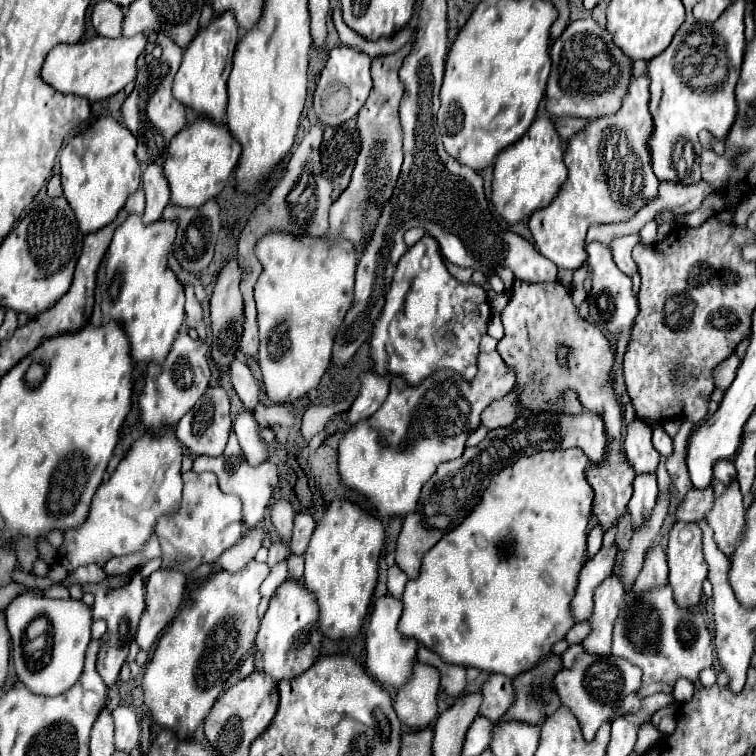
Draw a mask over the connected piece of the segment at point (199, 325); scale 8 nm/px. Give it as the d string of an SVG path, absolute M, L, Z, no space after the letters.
M185 284L185 296L187 296L187 302L185 302L187 324L189 324L191 328L195 328L195 330L197 330L198 338L202 342L207 343L208 335L203 321L203 310L201 310L201 304L197 302L195 294L193 294L193 284Z

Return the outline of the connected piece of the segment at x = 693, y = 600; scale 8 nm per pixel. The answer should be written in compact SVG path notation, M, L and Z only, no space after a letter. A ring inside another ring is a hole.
M675 522L671 528L669 536L669 546L667 546L667 562L669 562L669 586L673 588L675 602L681 608L691 608L697 606L701 600L701 584L707 578L707 562L703 558L703 544L701 544L701 530L697 524L685 524L685 522Z

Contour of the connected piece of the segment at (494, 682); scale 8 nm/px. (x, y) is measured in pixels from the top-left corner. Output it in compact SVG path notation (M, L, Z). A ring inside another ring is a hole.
M491 674L483 684L483 704L479 716L487 718L491 724L497 724L507 708L513 702L513 684L511 678L503 674Z

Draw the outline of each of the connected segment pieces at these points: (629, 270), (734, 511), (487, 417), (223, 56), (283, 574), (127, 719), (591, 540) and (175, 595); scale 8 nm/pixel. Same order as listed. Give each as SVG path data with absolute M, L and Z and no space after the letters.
M639 234L617 236L617 238L613 238L611 244L609 244L615 264L617 264L619 270L625 272L627 276L631 276L631 274L637 272L637 266L635 266L633 258L631 258L631 252L633 252L633 248L635 248L637 244L641 244L641 236L639 236Z
M715 480L713 488L715 488L715 506L705 520L715 532L717 548L723 554L733 556L745 532L743 494L739 492L737 482L733 482L731 486L721 486L721 482Z
M515 386L509 394L505 394L501 400L487 406L487 410L481 416L481 424L487 428L503 428L509 426L517 418L517 410L521 406L519 400L519 388Z
M231 10L215 16L205 28L201 28L187 50L183 52L181 68L173 82L173 96L193 108L195 112L213 118L213 122L223 122L227 108L227 76L231 72L231 56L239 40L235 14Z
M279 562L271 568L269 576L265 578L265 582L261 584L261 596L263 598L271 598L273 592L287 580L287 562Z
M119 704L111 716L115 724L115 748L121 752L131 752L131 748L139 742L139 718L135 710Z
M595 526L587 536L587 558L593 558L597 554L597 550L601 548L601 540L603 540L603 528Z
M157 570L145 584L145 612L137 630L137 644L141 650L149 650L161 630L175 618L185 590L185 574L177 570Z

